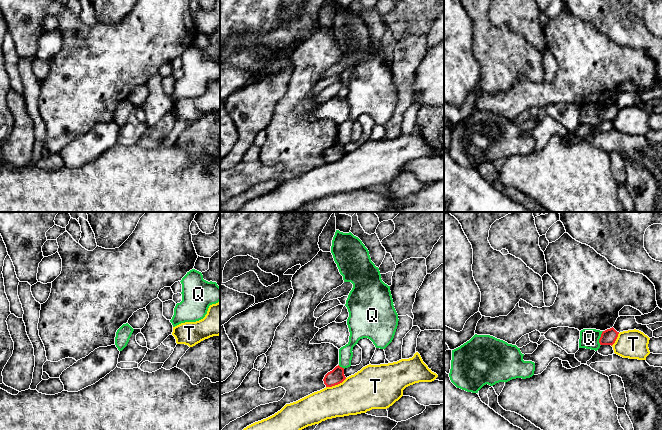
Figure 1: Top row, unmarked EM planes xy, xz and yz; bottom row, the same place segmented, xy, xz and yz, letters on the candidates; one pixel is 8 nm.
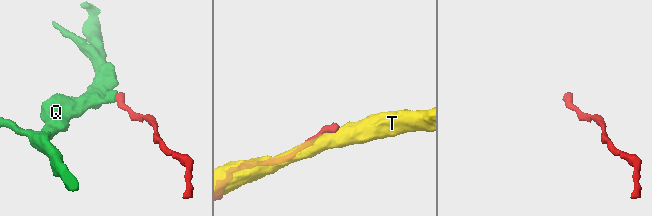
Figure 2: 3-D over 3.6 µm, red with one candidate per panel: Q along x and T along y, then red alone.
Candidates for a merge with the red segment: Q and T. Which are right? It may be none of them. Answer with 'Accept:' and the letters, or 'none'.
Accept: none

